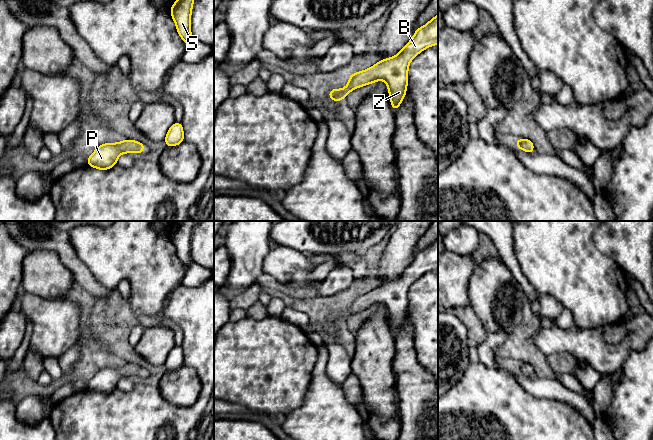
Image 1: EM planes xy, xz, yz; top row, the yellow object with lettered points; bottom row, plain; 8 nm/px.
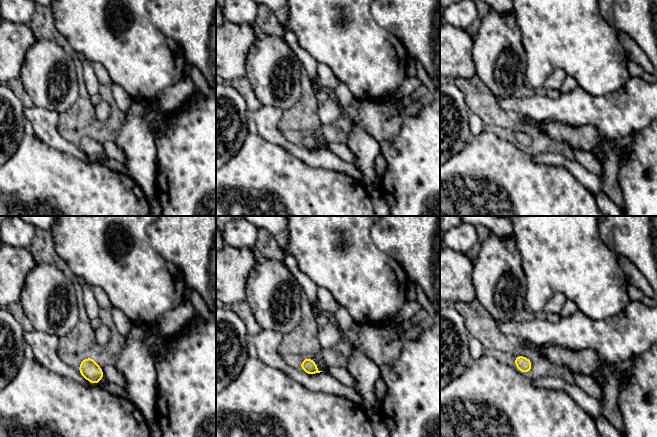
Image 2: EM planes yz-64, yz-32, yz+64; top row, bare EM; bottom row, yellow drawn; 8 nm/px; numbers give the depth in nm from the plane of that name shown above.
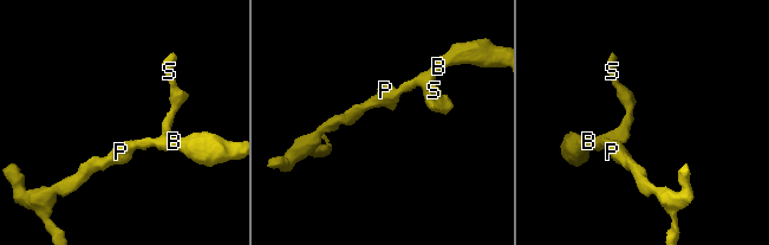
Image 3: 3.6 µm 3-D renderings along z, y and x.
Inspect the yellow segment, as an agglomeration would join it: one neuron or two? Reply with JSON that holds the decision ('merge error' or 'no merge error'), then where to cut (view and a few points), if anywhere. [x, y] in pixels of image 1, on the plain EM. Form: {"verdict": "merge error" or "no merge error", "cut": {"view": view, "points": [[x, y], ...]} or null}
{"verdict": "no merge error", "cut": null}

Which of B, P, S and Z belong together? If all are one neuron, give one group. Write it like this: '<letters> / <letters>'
B P S Z

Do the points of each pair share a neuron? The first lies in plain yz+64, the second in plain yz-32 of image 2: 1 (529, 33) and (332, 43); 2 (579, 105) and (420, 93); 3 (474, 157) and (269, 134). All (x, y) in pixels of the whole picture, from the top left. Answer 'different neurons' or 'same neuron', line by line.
1: same neuron
2: same neuron
3: different neurons

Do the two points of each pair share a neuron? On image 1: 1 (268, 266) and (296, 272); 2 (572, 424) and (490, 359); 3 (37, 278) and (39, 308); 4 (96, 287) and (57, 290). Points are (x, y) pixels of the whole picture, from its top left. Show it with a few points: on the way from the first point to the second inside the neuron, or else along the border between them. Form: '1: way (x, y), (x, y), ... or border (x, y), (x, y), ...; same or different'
1: way (275, 266), (289, 266); same
2: border (480, 361), (487, 366), (502, 369); different
3: border (25, 292), (47, 299), (61, 298); different
4: border (60, 259), (74, 279); different

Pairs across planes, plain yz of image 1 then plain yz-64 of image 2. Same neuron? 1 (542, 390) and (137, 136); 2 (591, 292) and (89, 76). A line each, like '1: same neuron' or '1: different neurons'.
1: different neurons
2: different neurons

